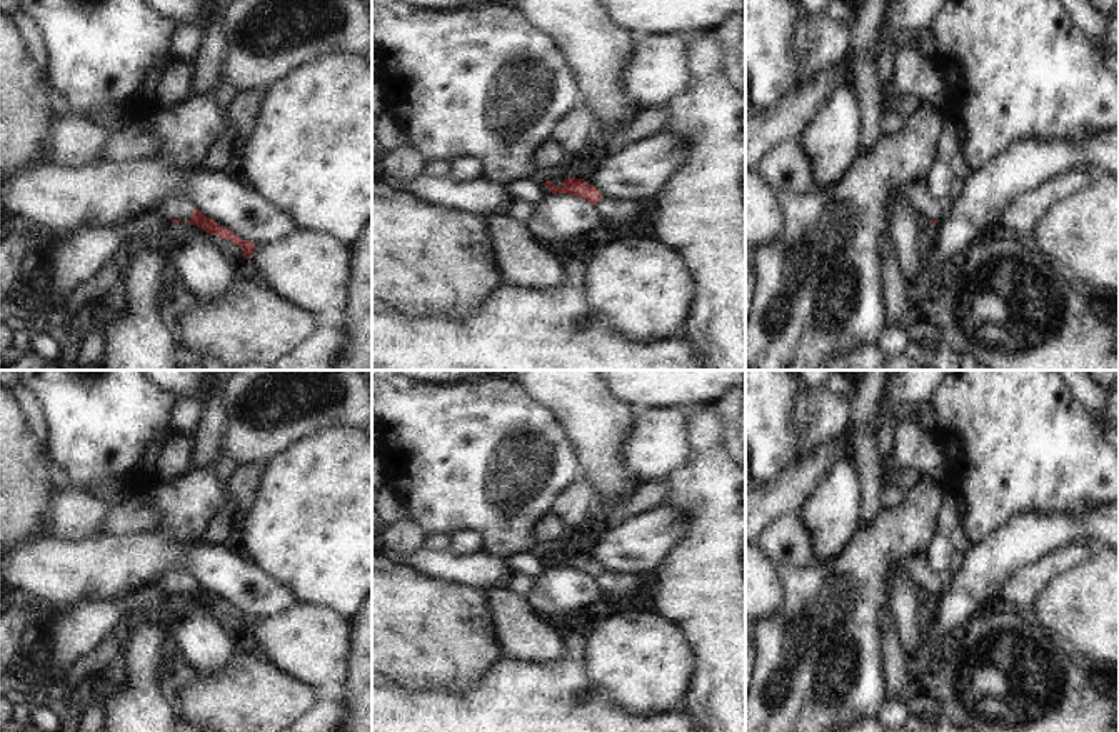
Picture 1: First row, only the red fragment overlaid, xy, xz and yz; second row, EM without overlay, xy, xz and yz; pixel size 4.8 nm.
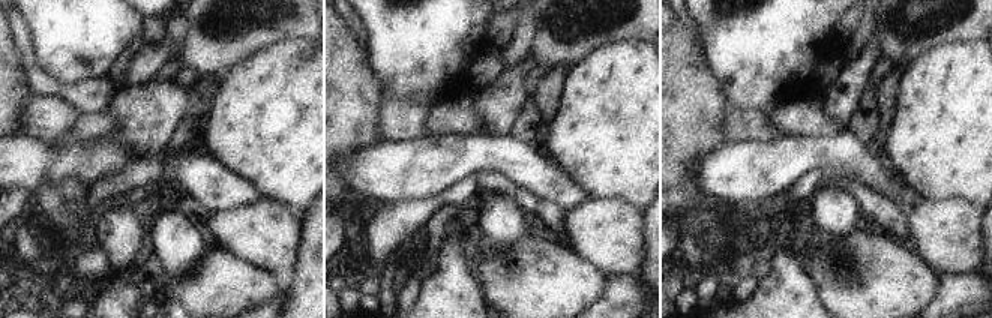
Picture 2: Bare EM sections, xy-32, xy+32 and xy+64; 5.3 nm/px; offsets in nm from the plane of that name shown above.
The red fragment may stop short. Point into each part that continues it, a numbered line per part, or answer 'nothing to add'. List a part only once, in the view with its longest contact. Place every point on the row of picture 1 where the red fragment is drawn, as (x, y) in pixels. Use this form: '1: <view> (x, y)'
1: xy (180, 209)

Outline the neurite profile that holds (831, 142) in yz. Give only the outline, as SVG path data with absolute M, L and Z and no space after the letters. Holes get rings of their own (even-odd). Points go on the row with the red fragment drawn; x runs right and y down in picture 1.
M849 82L837 88L800 135L812 188L837 185L861 157L861 103Z

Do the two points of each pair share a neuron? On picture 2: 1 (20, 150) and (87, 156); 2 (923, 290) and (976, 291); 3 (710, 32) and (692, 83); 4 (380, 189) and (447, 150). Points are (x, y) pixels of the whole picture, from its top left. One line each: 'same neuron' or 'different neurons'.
1: same neuron
2: different neurons
3: different neurons
4: same neuron

